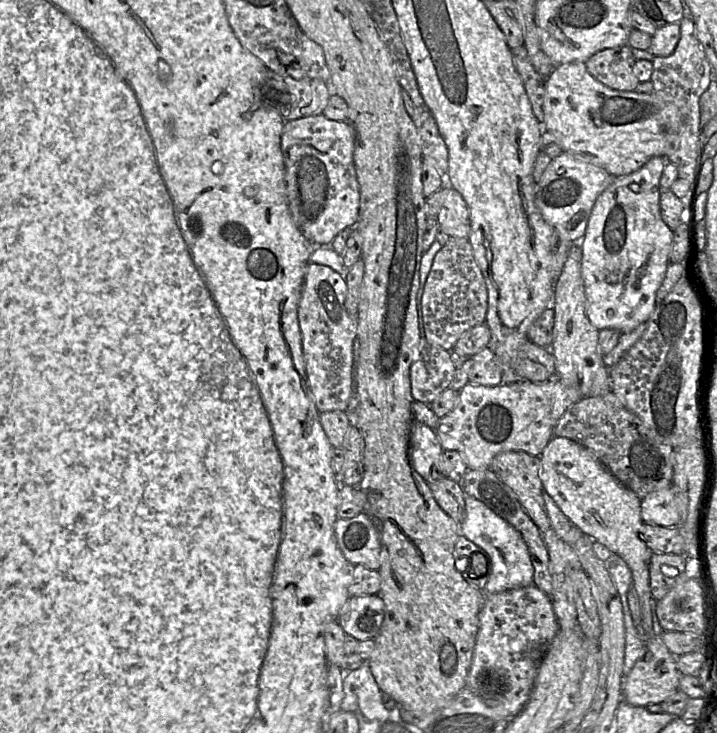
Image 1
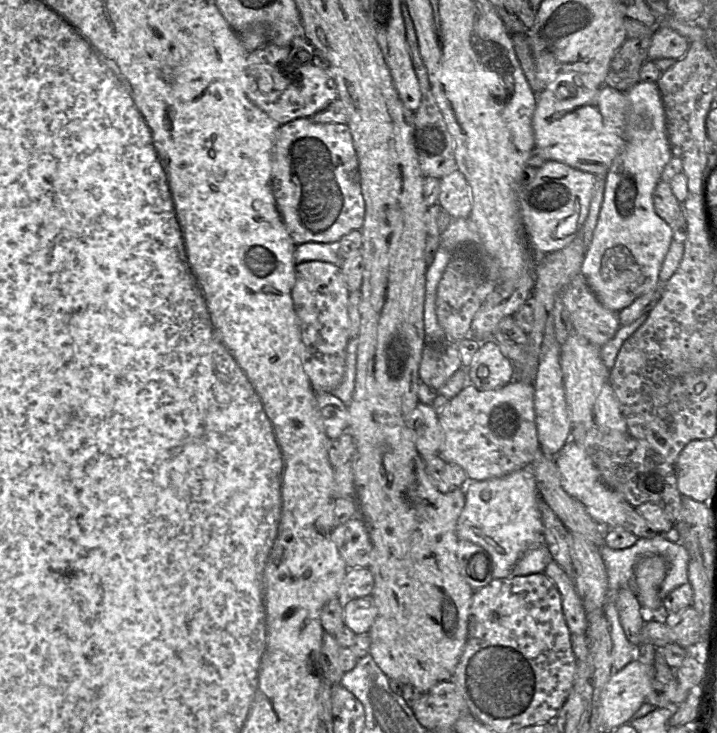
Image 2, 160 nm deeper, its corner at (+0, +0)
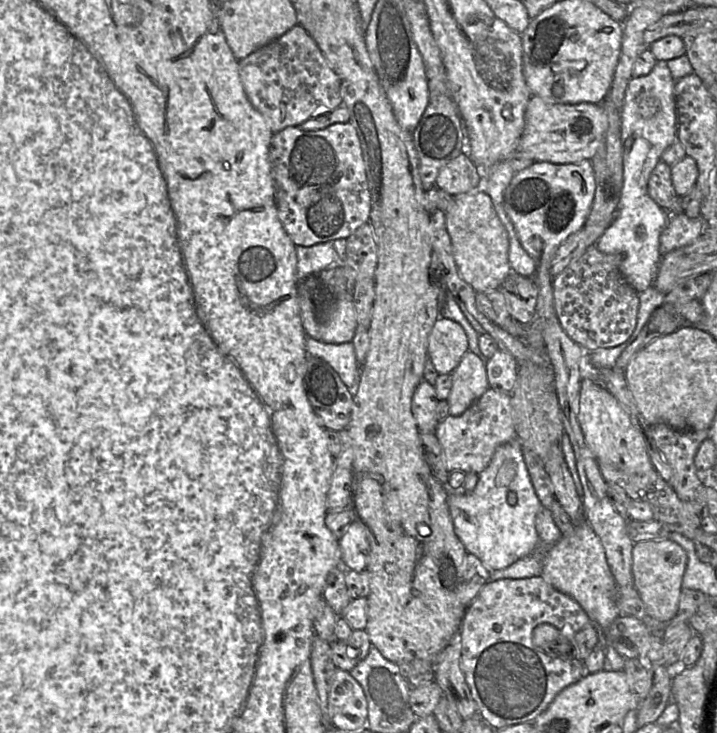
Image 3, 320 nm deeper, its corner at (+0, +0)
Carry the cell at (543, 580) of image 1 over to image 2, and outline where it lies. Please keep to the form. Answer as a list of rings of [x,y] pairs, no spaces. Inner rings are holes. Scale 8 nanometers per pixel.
[[[554,560],[543,573],[559,590],[563,614],[570,632],[585,635],[588,629],[587,615],[571,577]]]

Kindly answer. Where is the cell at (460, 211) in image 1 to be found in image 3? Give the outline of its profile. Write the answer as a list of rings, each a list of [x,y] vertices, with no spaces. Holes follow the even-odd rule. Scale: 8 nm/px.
[[[467,152],[460,153],[443,166],[435,182],[438,189],[446,191],[453,197],[481,189],[481,185],[482,172]]]

